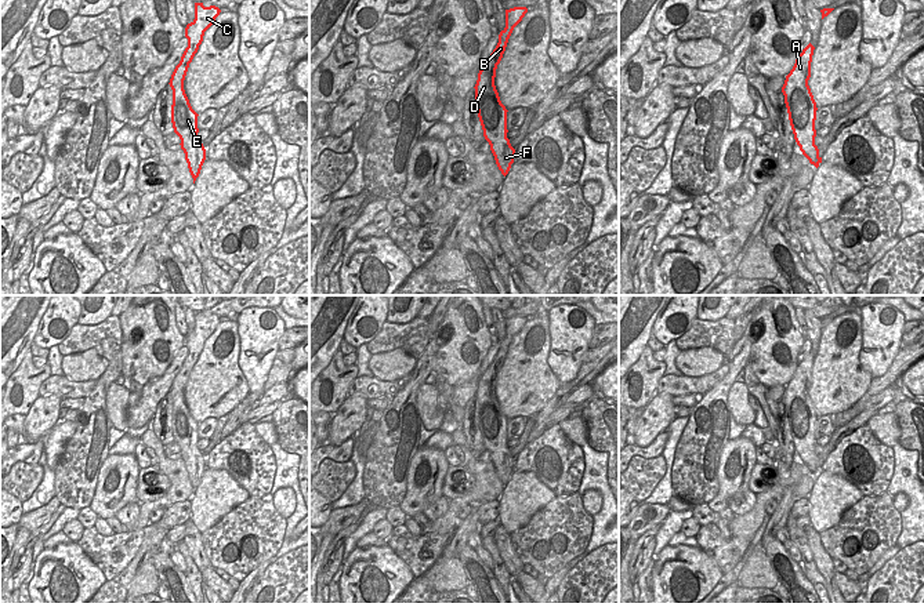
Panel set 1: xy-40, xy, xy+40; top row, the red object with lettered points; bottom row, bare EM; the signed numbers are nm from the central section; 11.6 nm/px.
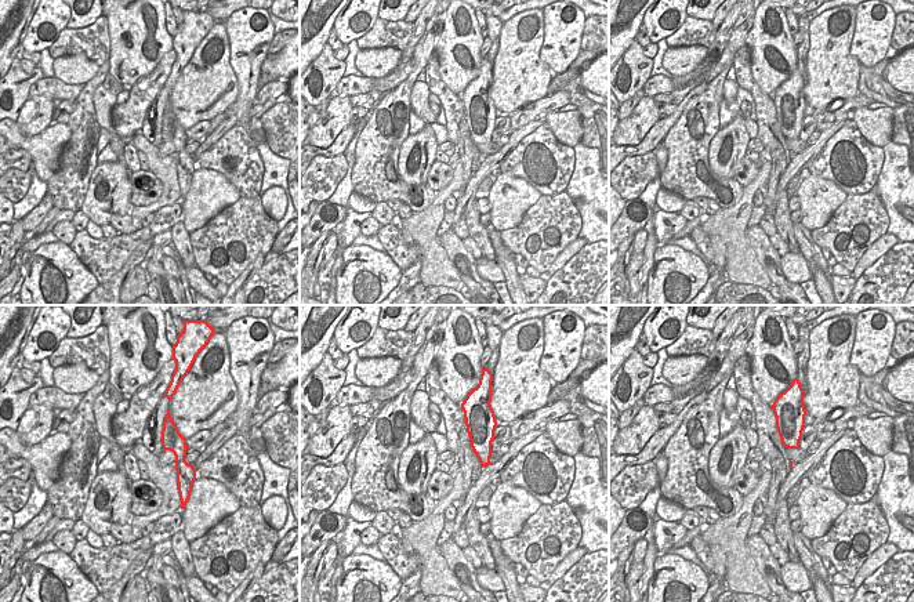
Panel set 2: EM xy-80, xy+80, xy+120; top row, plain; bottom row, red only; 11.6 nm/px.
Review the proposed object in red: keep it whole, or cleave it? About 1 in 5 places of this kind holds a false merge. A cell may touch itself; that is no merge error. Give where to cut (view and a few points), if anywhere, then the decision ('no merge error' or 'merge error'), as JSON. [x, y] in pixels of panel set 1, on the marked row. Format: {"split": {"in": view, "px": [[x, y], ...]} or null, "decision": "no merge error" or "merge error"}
{"split": null, "decision": "no merge error"}

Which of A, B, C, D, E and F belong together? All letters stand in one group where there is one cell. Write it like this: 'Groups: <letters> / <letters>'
Groups: A B C D E F

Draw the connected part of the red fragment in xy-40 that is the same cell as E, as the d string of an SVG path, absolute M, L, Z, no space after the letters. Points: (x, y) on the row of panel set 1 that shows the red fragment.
M195 3L195 19L186 25L185 37L188 47L185 48L180 63L175 66L170 87L173 90L171 123L174 132L181 139L181 149L185 153L189 172L193 184L200 174L206 160L206 149L198 139L198 113L192 109L184 90L184 80L199 46L203 41L204 32L214 23L221 10L215 6L204 7L203 3Z

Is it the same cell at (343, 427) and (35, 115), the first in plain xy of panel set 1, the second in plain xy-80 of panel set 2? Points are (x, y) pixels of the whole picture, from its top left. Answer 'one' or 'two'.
one

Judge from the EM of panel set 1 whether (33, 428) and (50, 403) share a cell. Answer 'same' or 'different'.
same

